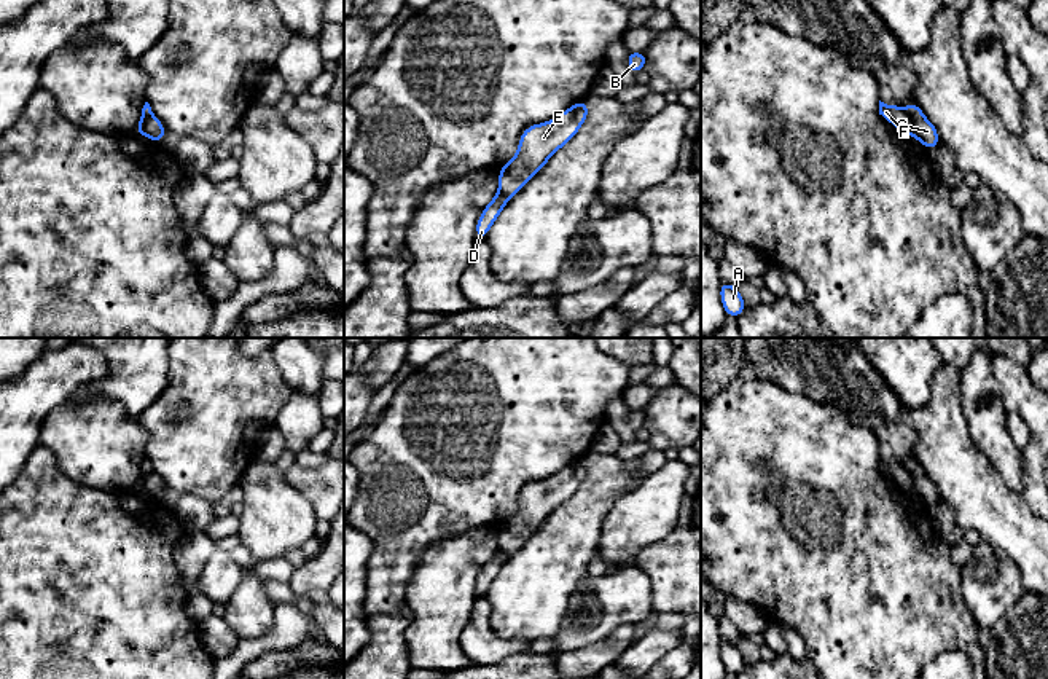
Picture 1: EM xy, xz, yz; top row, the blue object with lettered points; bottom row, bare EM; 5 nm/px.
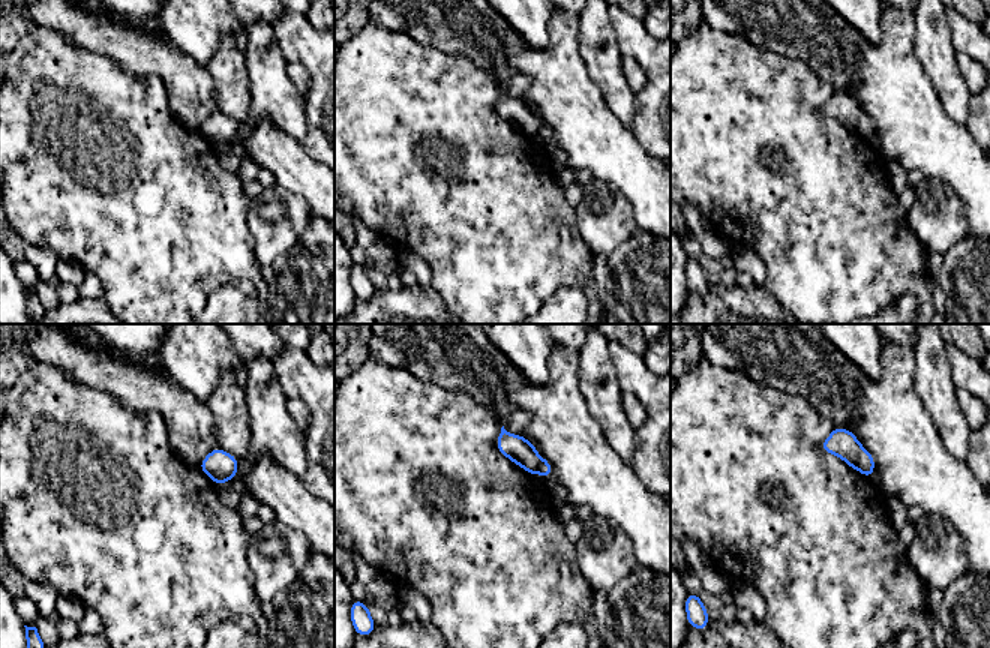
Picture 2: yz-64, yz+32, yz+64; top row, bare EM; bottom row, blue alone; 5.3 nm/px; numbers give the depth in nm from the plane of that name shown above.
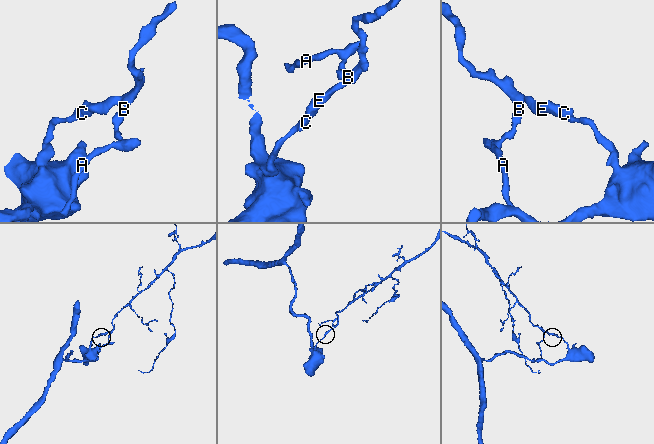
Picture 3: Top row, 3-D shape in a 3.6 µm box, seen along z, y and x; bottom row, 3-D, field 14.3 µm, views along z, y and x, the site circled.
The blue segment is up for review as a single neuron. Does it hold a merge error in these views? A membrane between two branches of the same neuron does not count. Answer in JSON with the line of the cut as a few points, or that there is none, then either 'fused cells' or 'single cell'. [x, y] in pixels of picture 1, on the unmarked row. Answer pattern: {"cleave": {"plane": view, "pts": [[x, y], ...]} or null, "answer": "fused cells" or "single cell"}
{"cleave": {"plane": "yz", "pts": [[903, 466], [913, 477], [915, 491]]}, "answer": "fused cells"}

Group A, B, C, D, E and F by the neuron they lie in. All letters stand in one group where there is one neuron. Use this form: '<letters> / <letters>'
A B E F / C D

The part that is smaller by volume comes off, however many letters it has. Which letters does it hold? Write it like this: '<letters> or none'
A, B, E, F

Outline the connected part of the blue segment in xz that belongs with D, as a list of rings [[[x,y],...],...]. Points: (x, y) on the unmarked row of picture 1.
[[[500,548],[494,553],[494,556],[486,563],[481,574],[476,579],[476,595],[484,596],[489,590],[492,580],[500,572],[502,566],[506,563],[508,555]]]

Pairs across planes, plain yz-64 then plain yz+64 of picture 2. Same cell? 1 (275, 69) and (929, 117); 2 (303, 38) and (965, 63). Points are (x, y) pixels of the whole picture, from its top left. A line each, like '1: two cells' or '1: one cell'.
1: two cells
2: two cells

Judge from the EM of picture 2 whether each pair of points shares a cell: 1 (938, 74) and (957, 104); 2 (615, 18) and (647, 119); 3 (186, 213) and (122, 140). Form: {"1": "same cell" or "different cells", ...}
{"1": "same cell", "2": "same cell", "3": "same cell"}

